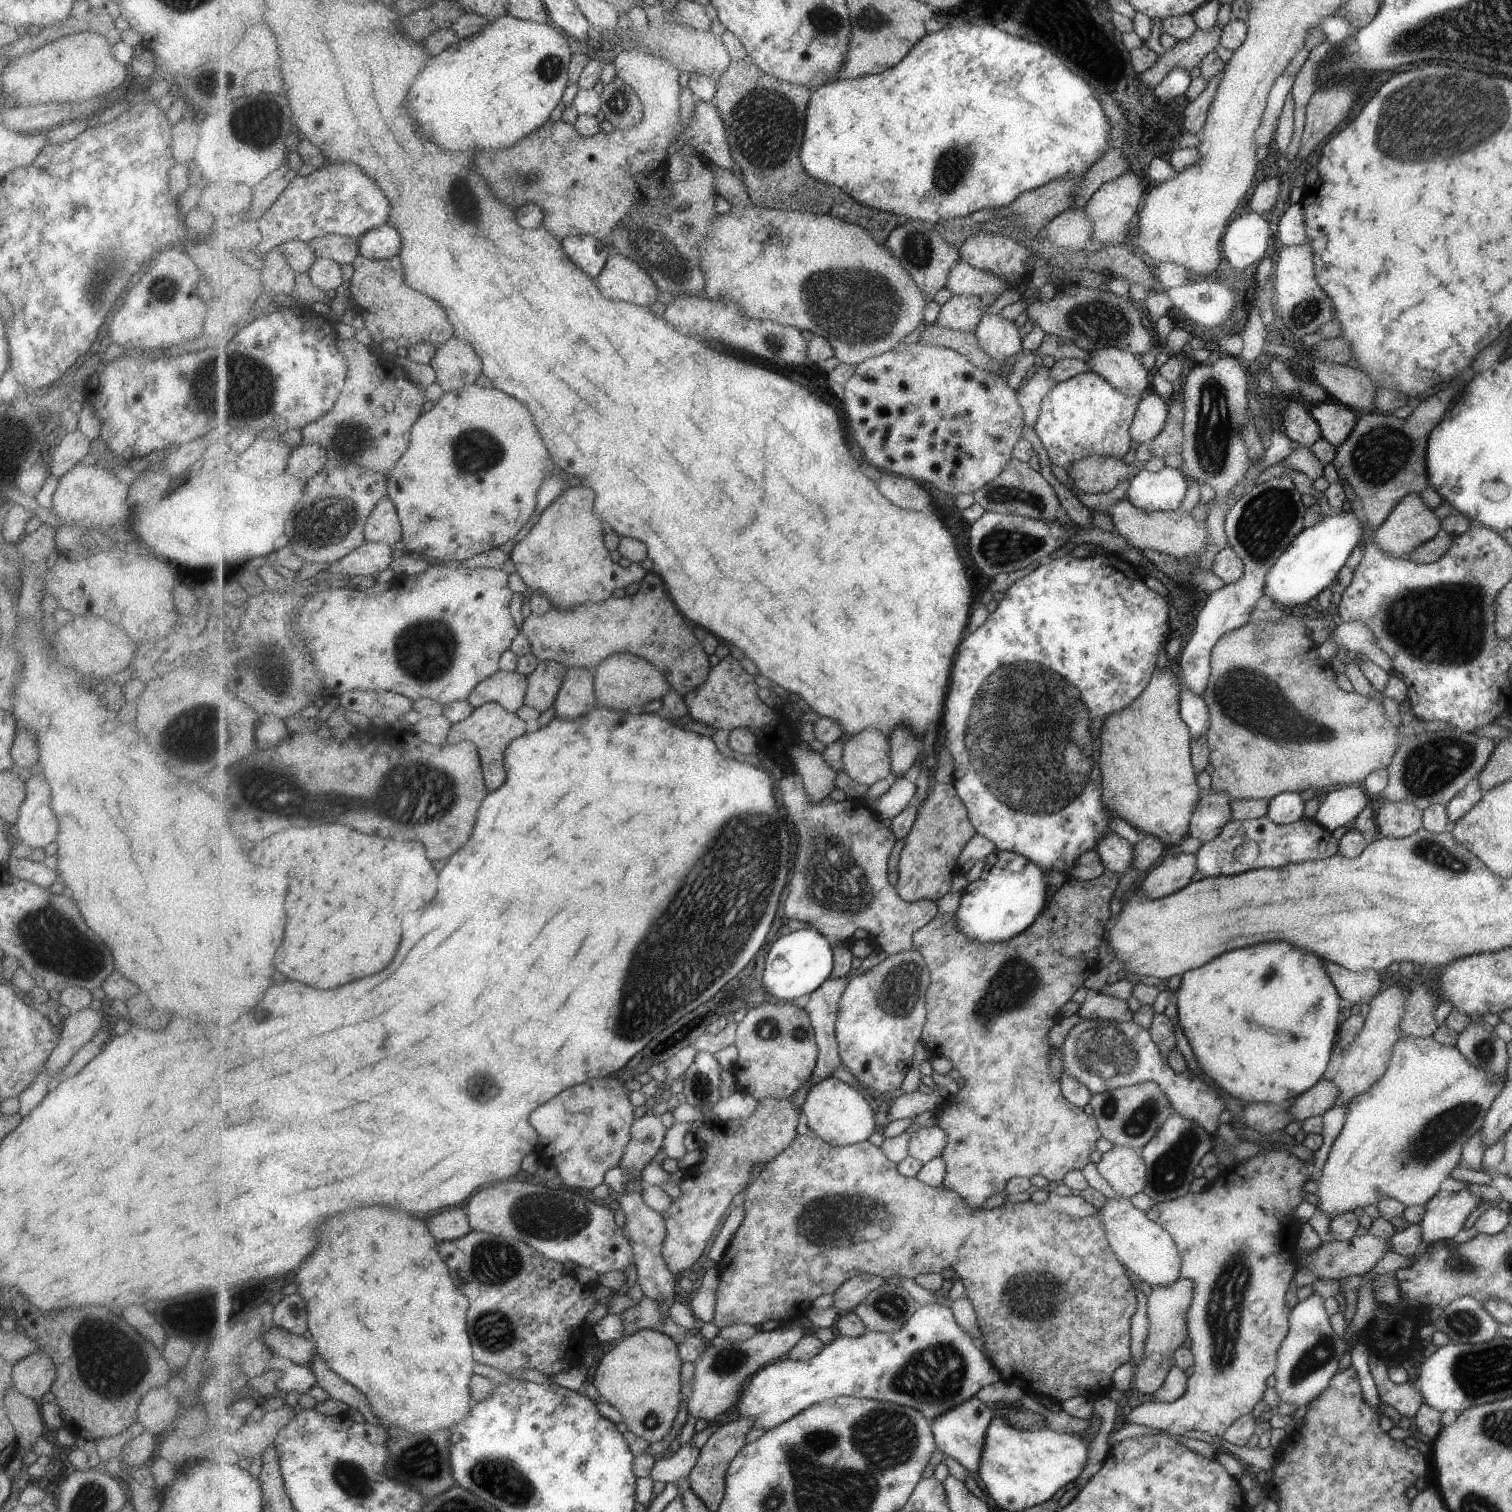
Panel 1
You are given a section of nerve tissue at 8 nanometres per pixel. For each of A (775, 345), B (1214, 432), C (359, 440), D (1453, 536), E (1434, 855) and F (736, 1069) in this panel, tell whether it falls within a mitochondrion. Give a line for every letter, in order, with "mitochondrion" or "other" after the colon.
A: mitochondrion
B: mitochondrion
C: mitochondrion
D: other
E: mitochondrion
F: other

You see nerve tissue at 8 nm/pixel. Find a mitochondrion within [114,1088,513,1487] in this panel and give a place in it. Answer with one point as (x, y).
(422, 1462)

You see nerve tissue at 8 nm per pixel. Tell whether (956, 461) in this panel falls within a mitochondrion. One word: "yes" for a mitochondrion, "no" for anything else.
no

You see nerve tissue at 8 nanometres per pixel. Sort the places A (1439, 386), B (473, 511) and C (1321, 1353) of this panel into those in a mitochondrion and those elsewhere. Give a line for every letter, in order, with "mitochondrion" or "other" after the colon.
A: other
B: other
C: mitochondrion

